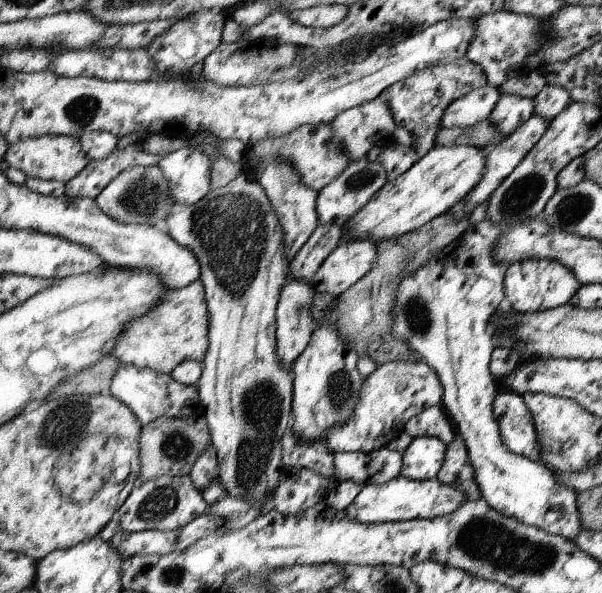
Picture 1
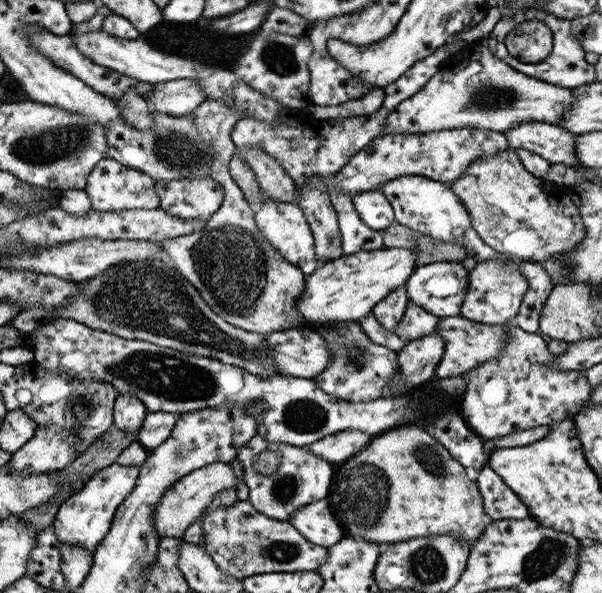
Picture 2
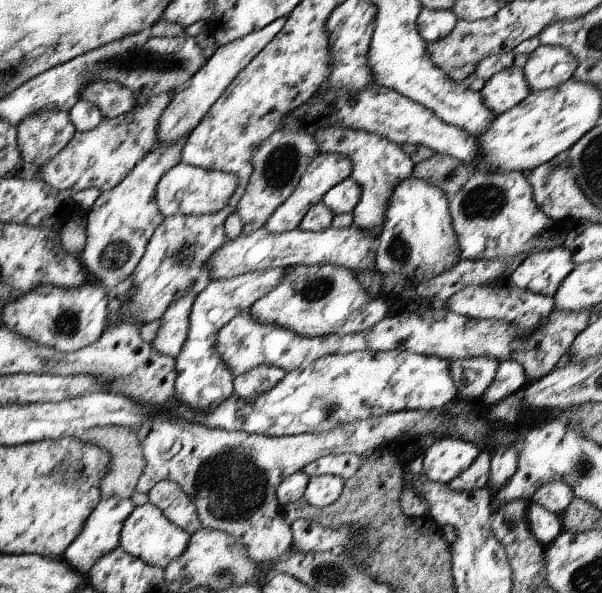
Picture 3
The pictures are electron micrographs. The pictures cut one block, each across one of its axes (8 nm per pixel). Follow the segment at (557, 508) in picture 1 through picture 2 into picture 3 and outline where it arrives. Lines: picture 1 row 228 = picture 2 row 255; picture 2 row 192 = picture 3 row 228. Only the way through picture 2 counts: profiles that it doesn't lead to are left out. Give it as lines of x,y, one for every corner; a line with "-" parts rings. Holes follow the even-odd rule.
403,178
402,182
397,182
391,190
391,196
385,206
385,214
381,220
381,232
377,238
375,253
375,268
383,274
399,274
413,278
413,286
417,287
421,282
427,282
429,278
435,278
439,272
445,272
453,262
455,256
459,256
459,248
455,232
451,228
451,218
448,210
448,198
437,186
432,186
421,178

